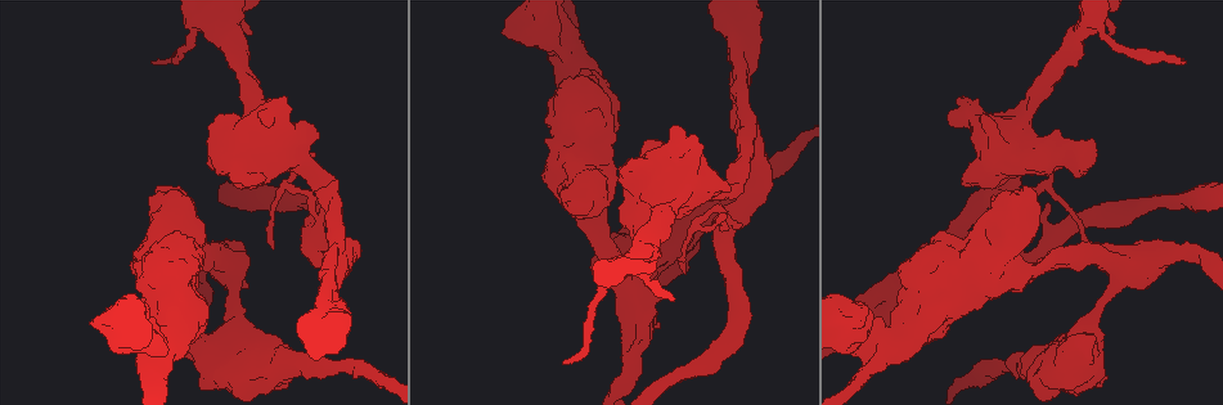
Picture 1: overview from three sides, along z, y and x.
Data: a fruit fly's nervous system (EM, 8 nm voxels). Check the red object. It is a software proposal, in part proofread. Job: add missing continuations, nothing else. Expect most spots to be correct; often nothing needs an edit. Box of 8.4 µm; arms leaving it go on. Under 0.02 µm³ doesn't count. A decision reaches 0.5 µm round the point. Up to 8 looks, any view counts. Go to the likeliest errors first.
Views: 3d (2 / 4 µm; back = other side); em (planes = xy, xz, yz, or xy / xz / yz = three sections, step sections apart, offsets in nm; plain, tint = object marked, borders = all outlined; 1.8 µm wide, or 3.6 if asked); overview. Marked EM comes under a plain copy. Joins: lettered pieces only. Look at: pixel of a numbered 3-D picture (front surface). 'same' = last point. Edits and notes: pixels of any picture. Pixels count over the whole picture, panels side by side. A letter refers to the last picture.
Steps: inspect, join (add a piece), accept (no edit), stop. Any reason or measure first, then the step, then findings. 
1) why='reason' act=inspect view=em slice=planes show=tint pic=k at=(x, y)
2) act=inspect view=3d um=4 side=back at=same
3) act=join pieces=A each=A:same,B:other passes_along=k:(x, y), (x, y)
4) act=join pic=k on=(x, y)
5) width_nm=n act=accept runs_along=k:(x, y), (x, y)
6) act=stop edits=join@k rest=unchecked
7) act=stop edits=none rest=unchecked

why='arms run side by side' act=inspect view=em slice=planes show=borders pic=1 at=(749, 129)

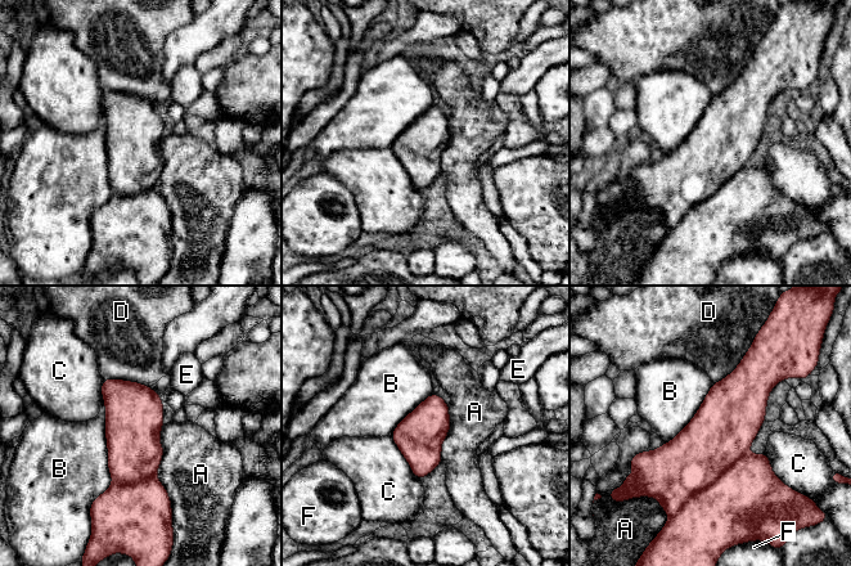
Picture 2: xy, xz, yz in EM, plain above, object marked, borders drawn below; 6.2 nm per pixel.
width_nm=300 act=accept each=A:other,B:other,C:other,D:other,E:other,F:other border=2:(162, 425), (156, 477), (172, 512) found='none of them fits'

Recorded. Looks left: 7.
why='an open end' act=inspect view=em um=3.6 slice=xy step=8 show=tint pic=1 at=(215, 173)

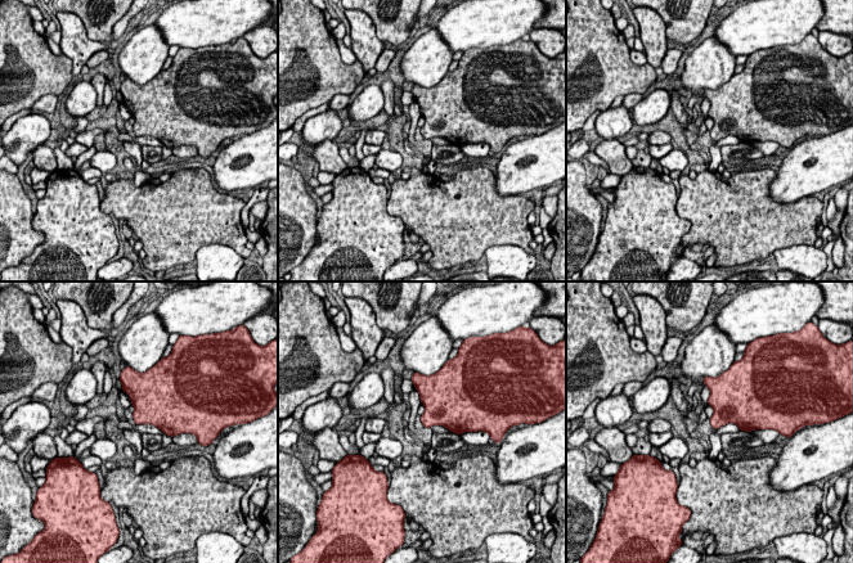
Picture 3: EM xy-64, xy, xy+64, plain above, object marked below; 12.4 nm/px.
act=inspect view=em um=3.6 slice=xy step=8 show=borders at=same

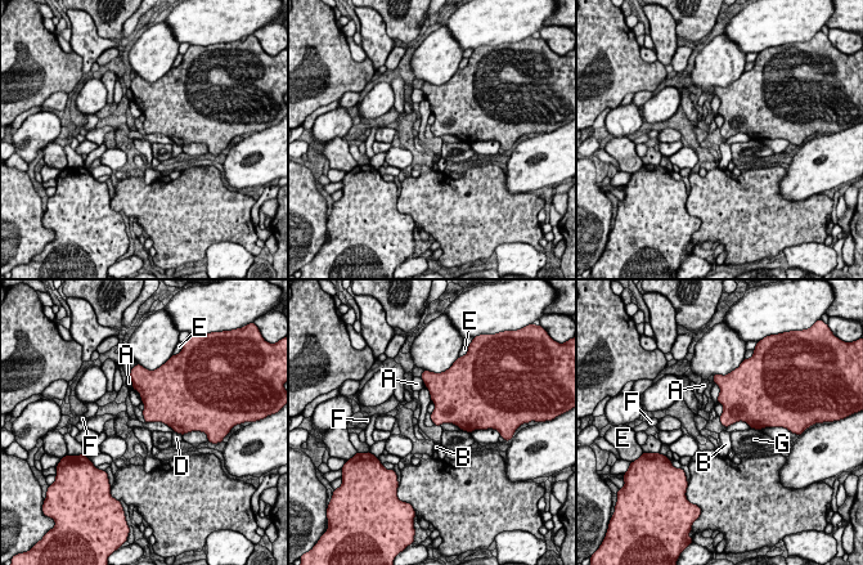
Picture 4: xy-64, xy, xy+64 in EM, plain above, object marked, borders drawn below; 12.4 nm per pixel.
longest_contact=E:340nm act=accept each=A:other,B:other,D:other,E:other,F:other,G:other found='none of them fits'

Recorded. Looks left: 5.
why='sudden change in width' act=inspect view=em um=3.6 slice=planes show=tint pic=1 at=(930, 273)

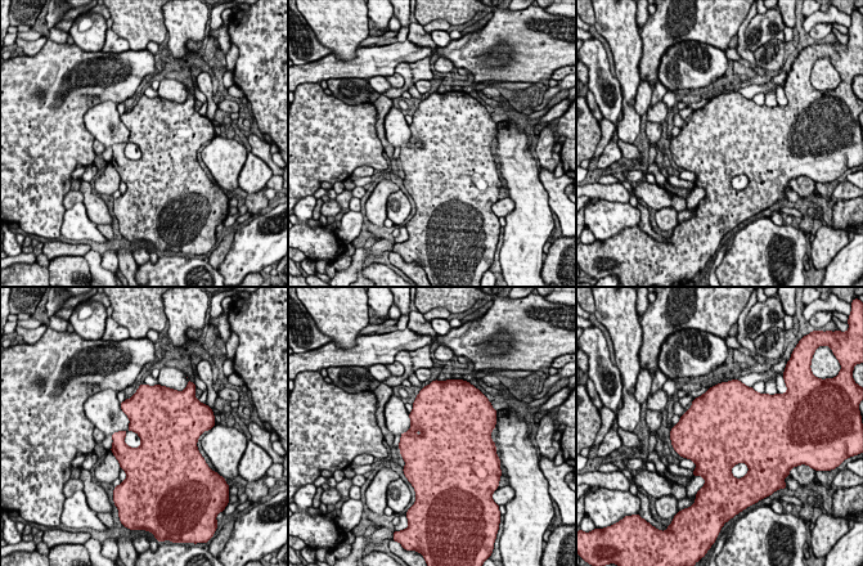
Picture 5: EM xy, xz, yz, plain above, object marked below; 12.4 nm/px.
why='what lies round it' act=inspect view=em um=3.6 slice=planes show=borders at=same

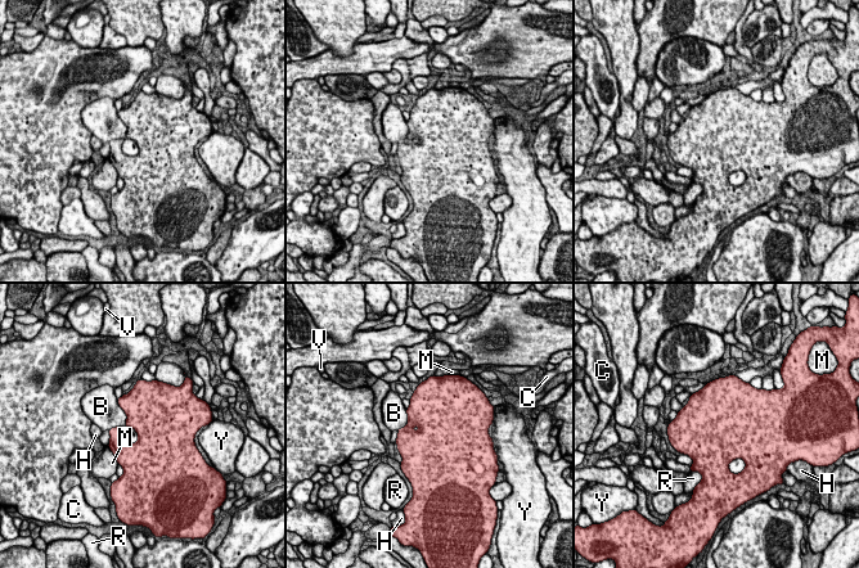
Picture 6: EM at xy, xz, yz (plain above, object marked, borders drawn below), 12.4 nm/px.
longest_contact=B:400nm act=accept each=B:other,C:other,H:other,M:other,R:other,V:other,Y:other border=6:(116, 400), (126, 423), (108, 429) found='no lettered piece goes on from it'

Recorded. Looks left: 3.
why='calibre changes' act=inspect view=3d um=4 pic=1 at=(696, 214)

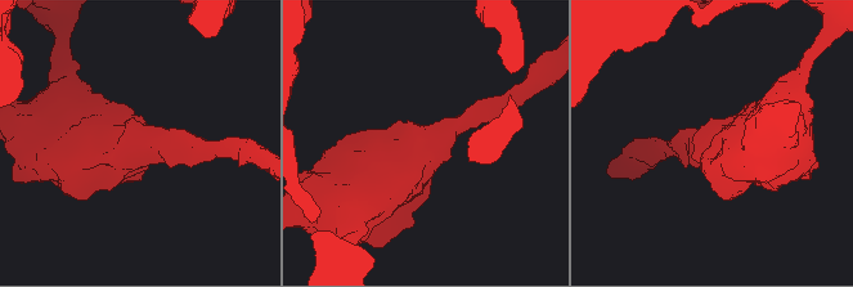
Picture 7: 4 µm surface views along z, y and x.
act=inspect view=em um=3.6 slice=planes show=tint pic=7 at=(427, 148)

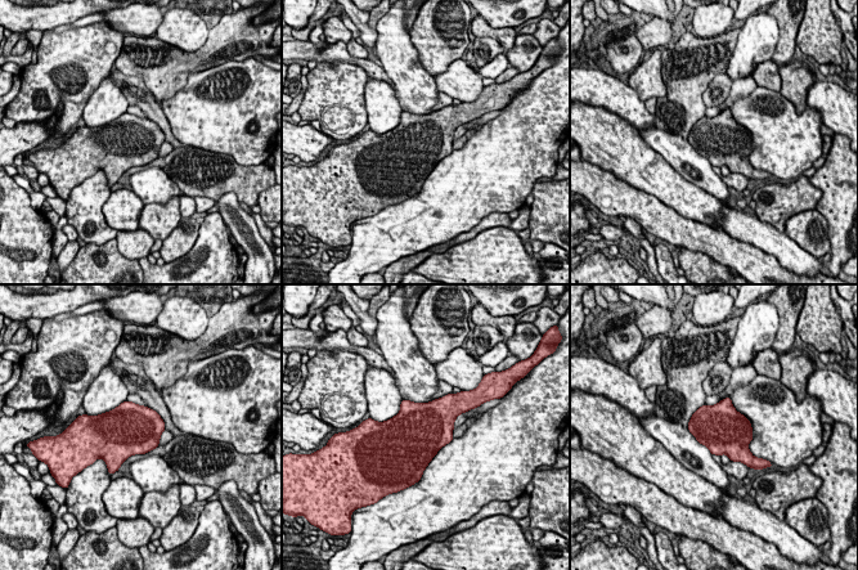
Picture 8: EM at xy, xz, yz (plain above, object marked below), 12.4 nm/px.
why='what lies round it' act=inspect view=em um=3.6 slice=planes show=borders at=same

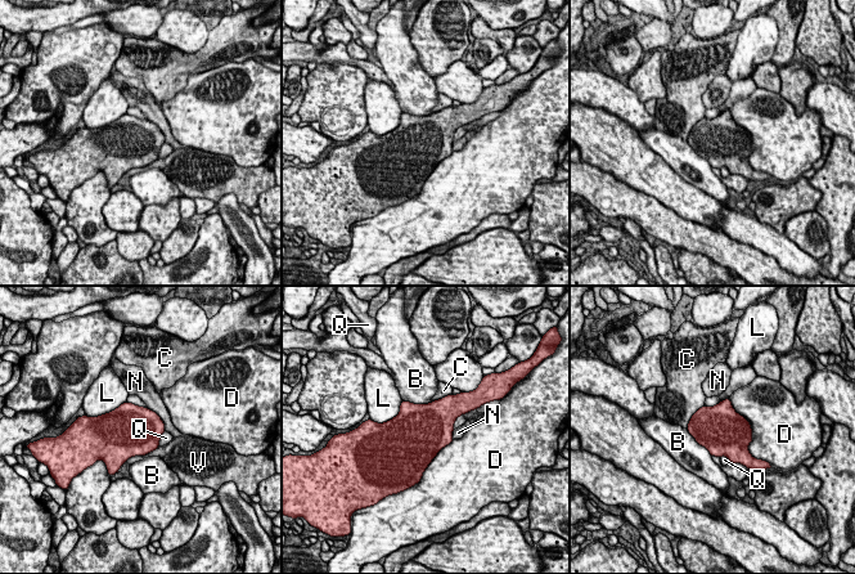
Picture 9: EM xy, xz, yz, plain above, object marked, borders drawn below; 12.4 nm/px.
act=accept each=B:other,C:other,D:other,L:other,N:other,Q:other,V:other found='no lettered piece goes on from it'

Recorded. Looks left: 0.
act=stop edits=none rest=unchecked

